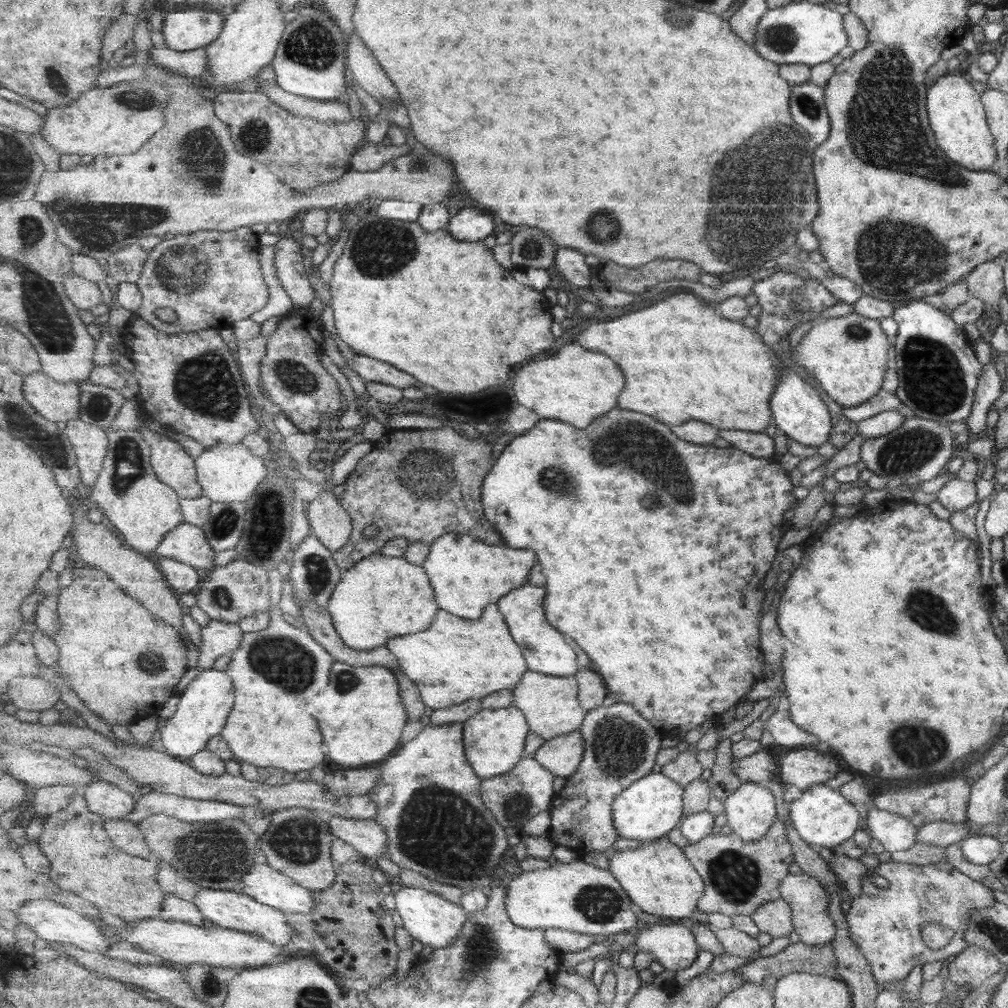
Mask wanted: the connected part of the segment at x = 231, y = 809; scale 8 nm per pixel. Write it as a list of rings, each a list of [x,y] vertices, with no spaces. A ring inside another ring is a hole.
[[[151,790],[137,800],[135,812],[126,816],[137,823],[151,814],[168,814],[185,822],[219,822],[246,817],[245,806],[214,800],[197,800]]]

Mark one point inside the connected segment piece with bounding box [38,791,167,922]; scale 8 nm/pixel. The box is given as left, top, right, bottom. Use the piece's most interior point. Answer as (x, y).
(84, 859)

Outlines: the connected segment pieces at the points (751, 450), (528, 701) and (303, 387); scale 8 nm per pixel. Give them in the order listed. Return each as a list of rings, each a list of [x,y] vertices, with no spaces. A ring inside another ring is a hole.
[[[719,430],[719,438],[727,440],[733,447],[746,451],[747,454],[764,459],[773,457],[773,440],[768,437],[766,432],[751,432],[744,430]]]
[[[529,669],[523,675],[523,682],[514,690],[514,705],[526,714],[530,730],[546,740],[580,730],[586,720],[586,711],[579,701],[578,680],[574,677],[559,677],[535,672]]]
[[[279,322],[268,337],[266,357],[260,366],[260,387],[273,402],[281,405],[282,412],[301,432],[313,435],[321,426],[321,414],[327,414],[330,418],[330,415],[343,408],[343,394],[337,380],[319,362],[323,330],[323,324]]]

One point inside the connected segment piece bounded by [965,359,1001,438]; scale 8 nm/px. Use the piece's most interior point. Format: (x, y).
(987, 390)

